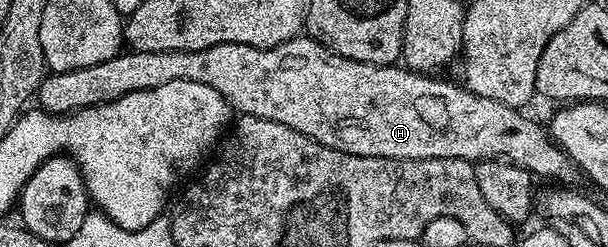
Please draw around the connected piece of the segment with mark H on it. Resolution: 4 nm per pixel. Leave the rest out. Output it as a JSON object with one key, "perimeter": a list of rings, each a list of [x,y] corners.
{"perimeter":[[[300,33],[294,39],[285,41],[276,47],[254,47],[253,45],[241,45],[240,43],[222,43],[213,45],[209,49],[200,51],[132,51],[124,50],[122,53],[114,55],[109,61],[101,61],[101,65],[93,65],[85,69],[76,71],[56,71],[54,73],[44,74],[42,81],[39,82],[37,92],[38,106],[51,115],[69,115],[76,109],[84,107],[95,107],[99,103],[112,103],[115,99],[120,99],[122,95],[127,95],[130,91],[144,91],[153,89],[157,85],[169,85],[169,81],[197,81],[201,85],[209,85],[209,89],[217,89],[221,97],[230,105],[232,112],[239,115],[256,115],[265,121],[277,121],[277,125],[289,125],[289,129],[297,129],[297,133],[305,133],[313,141],[325,145],[329,149],[344,151],[350,155],[360,155],[361,157],[385,157],[386,159],[466,159],[468,163],[474,165],[484,159],[502,159],[506,162],[517,165],[521,169],[531,172],[532,176],[543,179],[557,179],[563,185],[575,185],[578,179],[581,179],[579,166],[574,163],[570,157],[551,142],[550,134],[539,123],[534,123],[529,116],[523,115],[522,110],[505,105],[501,101],[493,101],[489,97],[474,95],[472,91],[467,90],[466,86],[458,82],[446,83],[443,77],[432,77],[427,73],[412,71],[403,65],[373,65],[372,63],[362,63],[341,57],[337,52],[330,51],[322,43],[311,38],[306,33]]]}

